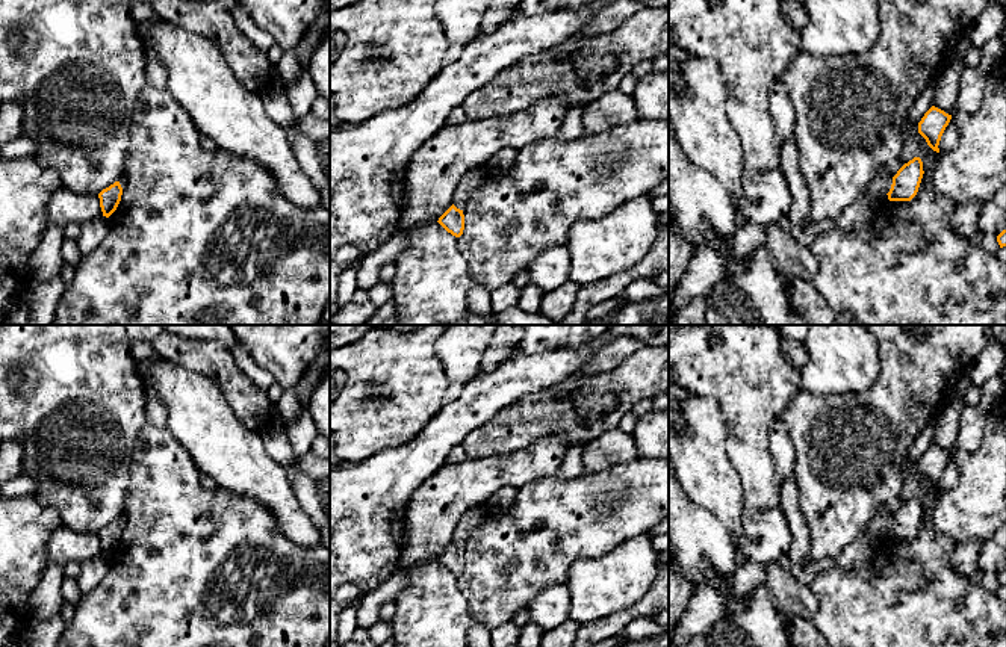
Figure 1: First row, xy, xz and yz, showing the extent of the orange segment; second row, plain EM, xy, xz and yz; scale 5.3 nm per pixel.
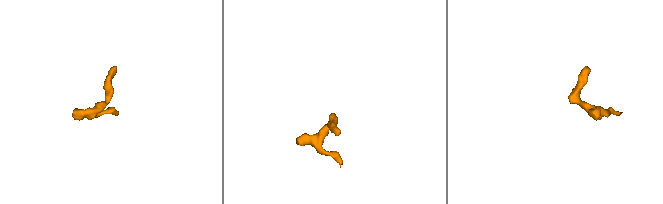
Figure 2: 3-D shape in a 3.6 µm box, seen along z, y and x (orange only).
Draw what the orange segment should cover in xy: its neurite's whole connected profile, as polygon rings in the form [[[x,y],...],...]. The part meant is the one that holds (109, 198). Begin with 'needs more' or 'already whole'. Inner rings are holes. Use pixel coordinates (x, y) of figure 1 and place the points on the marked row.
already whole; [[[115,181],[113,184],[110,184],[98,193],[103,216],[109,218],[116,210],[121,201],[121,195],[123,187],[120,181]]]

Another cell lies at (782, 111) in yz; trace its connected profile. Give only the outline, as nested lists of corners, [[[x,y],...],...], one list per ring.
[[[781,76],[775,80],[768,100],[772,104],[773,124],[778,132],[778,144],[781,148],[796,125],[794,106],[788,94],[788,86]]]

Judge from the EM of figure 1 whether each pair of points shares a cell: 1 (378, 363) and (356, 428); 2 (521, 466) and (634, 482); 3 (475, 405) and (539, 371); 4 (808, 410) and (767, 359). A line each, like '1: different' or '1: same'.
1: same
2: different
3: same
4: different

